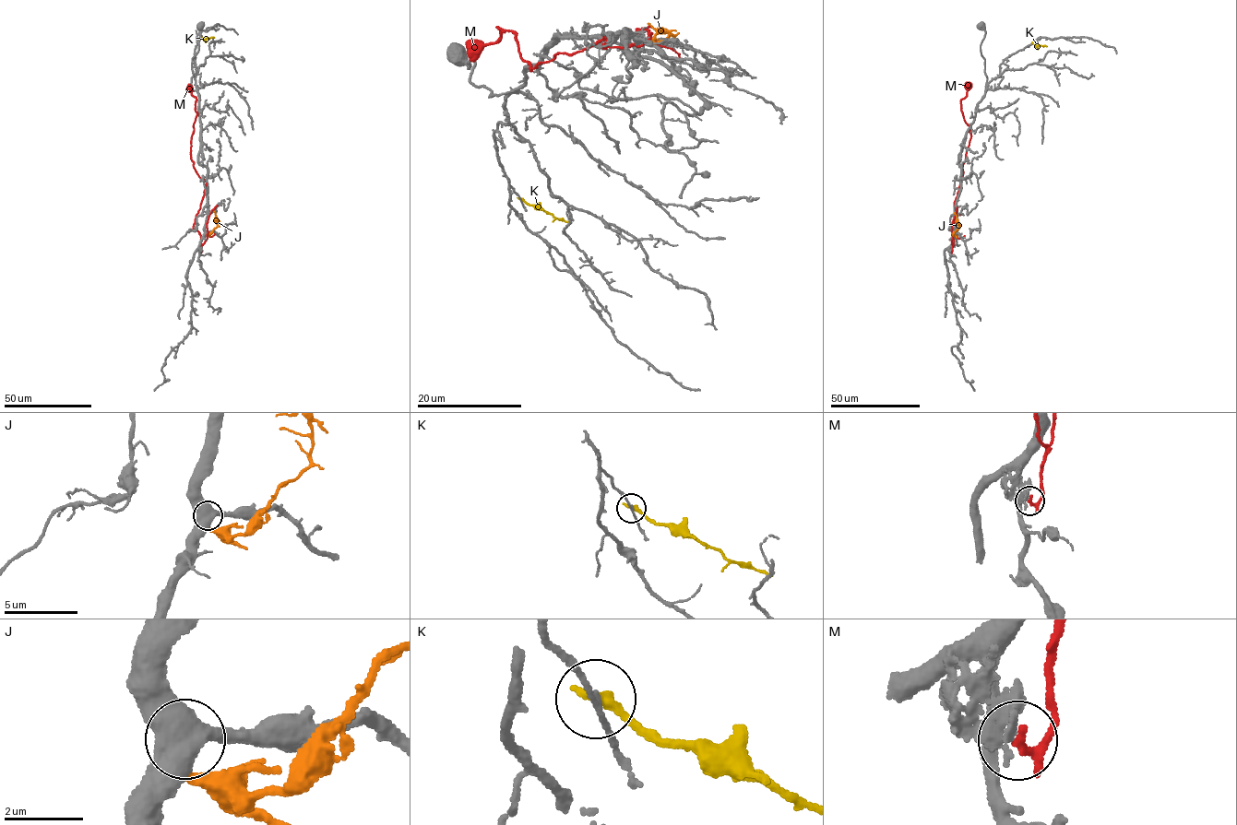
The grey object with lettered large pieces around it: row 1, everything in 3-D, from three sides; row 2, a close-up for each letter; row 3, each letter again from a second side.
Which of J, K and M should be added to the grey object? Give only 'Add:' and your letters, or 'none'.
Add: none

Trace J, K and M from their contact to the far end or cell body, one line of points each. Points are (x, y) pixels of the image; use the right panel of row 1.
J: (956, 232), (958, 229), (954, 212)
K: (1032, 42), (1047, 46)
M: (951, 252), (956, 214), (954, 201), (970, 135), (961, 109), (961, 100), (966, 97), (969, 82)

